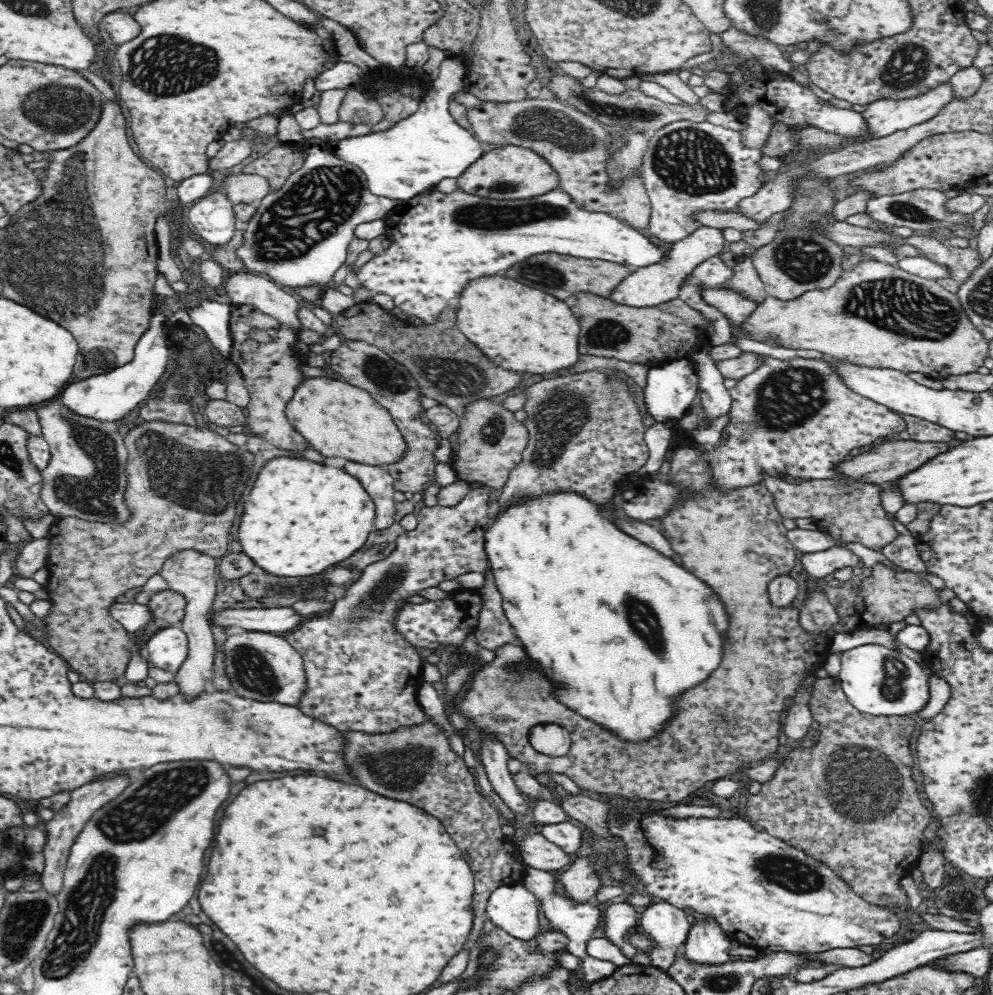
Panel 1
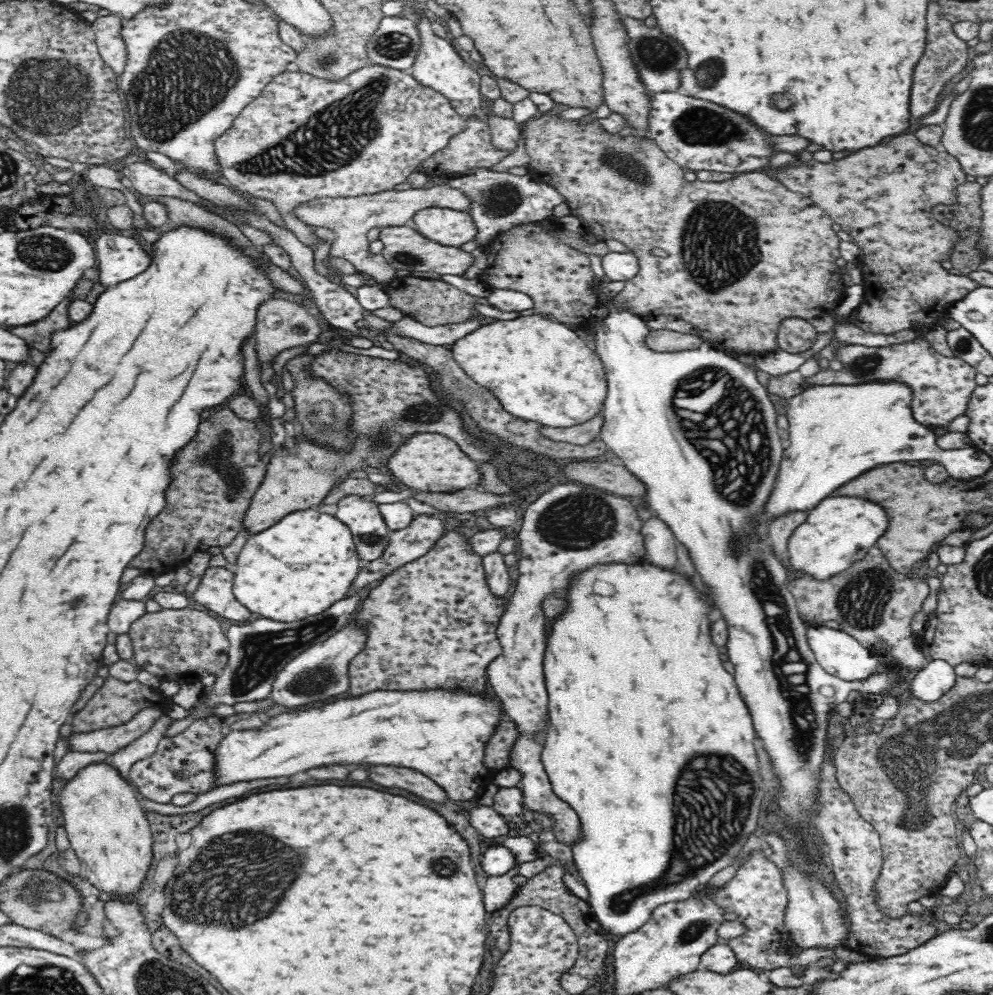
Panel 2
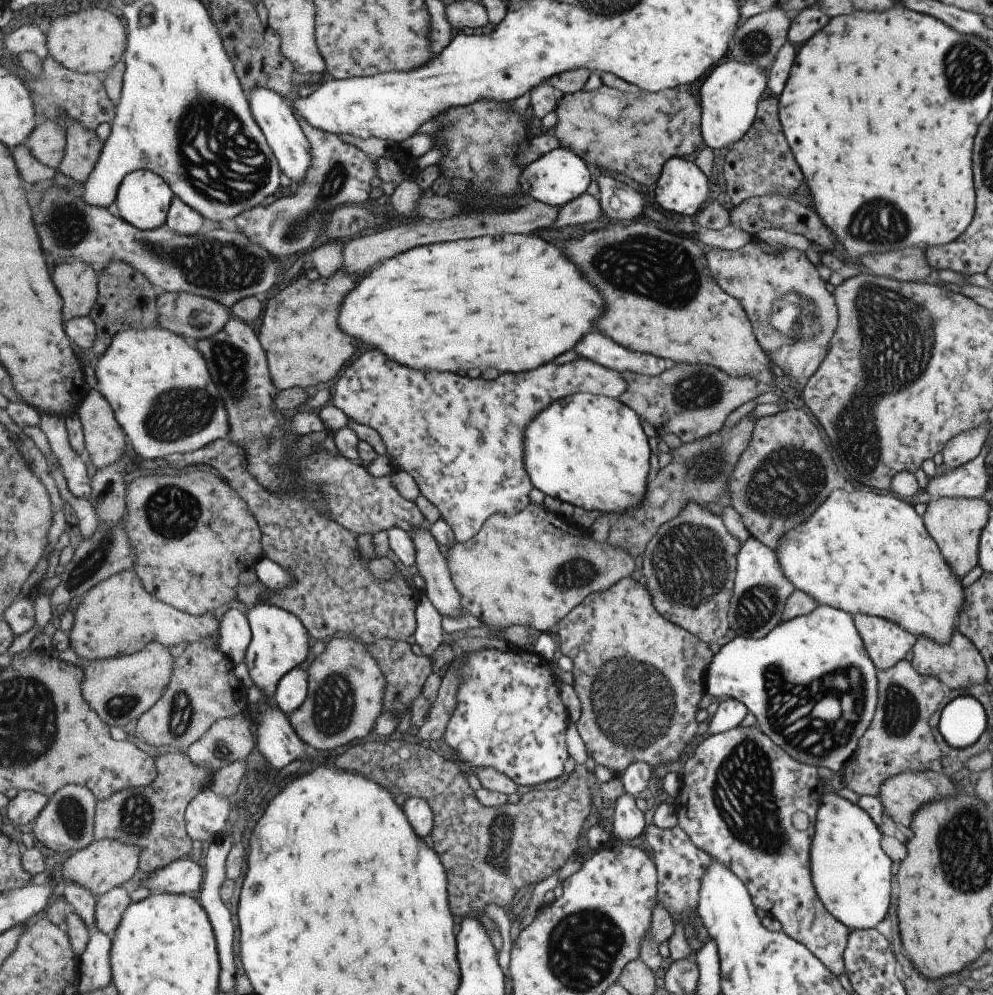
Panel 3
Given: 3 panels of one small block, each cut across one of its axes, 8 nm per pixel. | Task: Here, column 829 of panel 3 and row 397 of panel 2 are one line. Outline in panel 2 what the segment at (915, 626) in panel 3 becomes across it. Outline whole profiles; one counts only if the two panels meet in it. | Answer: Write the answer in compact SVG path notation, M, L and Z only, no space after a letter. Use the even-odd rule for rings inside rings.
M542 316L500 320L496 324L478 328L470 336L460 338L452 346L452 352L458 366L464 368L476 384L486 388L500 402L500 406L516 418L544 422L542 426L550 428L570 428L598 416L608 400L608 378L598 354L586 348L582 338L570 326L546 320Z

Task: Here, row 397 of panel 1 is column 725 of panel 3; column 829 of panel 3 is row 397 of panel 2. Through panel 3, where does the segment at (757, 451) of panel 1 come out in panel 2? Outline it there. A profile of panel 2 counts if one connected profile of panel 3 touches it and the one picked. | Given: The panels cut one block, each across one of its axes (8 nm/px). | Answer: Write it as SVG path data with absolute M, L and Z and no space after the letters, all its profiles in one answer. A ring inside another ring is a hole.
M916 338L912 342L904 342L898 346L886 346L886 348L866 348L866 346L846 346L836 352L838 360L846 366L840 372L834 372L826 366L826 370L812 376L808 382L814 384L864 384L870 380L898 380L906 382L914 392L914 404L912 414L914 418L928 426L948 426L956 416L966 414L976 384L976 370L970 368L966 362L958 358L944 358L930 340Z

